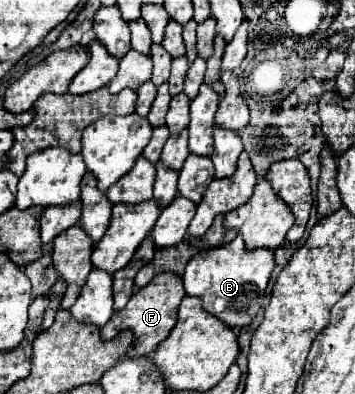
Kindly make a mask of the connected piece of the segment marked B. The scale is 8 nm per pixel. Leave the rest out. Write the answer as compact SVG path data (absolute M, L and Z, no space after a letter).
M237 235L233 241L217 247L215 251L207 251L207 255L199 255L199 259L191 259L191 263L187 263L183 273L185 293L199 297L203 309L215 315L219 321L227 323L231 329L243 329L253 321L261 307L273 265L273 251L245 251L243 239Z

